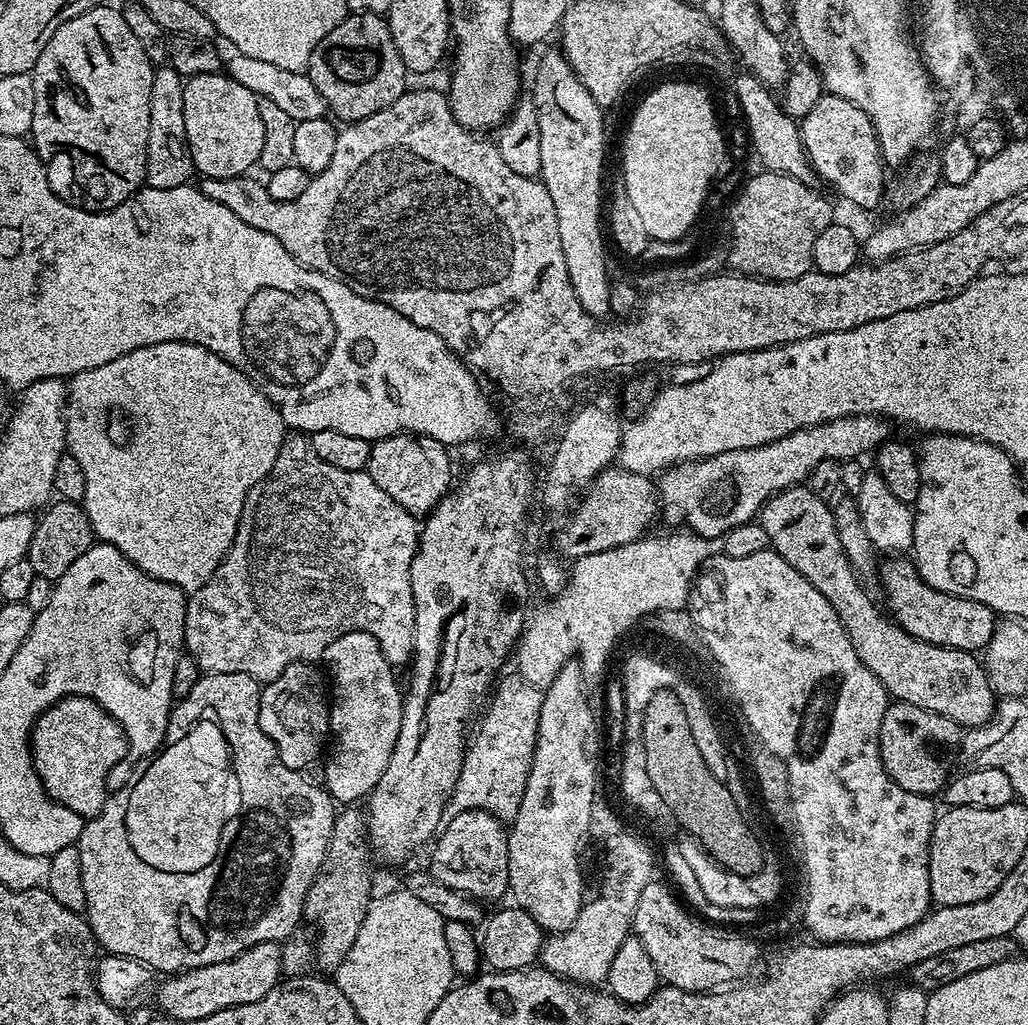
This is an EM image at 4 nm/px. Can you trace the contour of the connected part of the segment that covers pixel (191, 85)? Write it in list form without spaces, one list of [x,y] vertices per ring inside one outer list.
[[[219,71],[187,77],[184,86],[184,117],[192,167],[201,177],[209,180],[234,178],[251,173],[252,167],[255,169],[259,165],[262,154],[262,117],[258,115],[258,98],[232,76]]]

